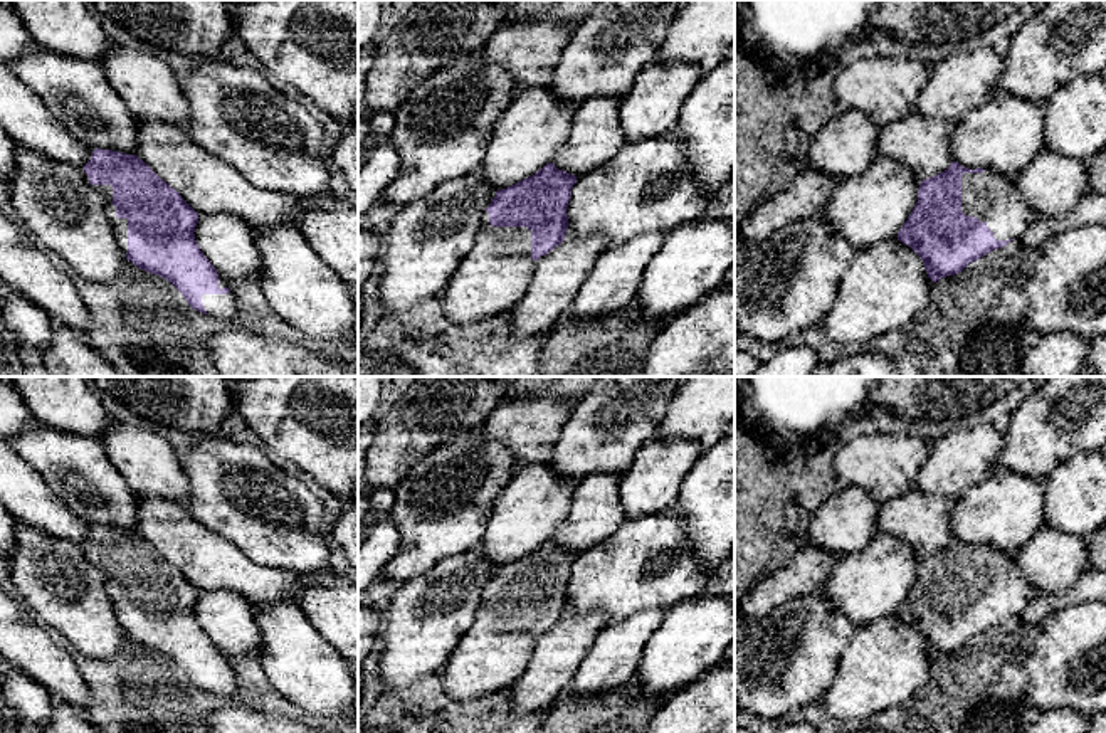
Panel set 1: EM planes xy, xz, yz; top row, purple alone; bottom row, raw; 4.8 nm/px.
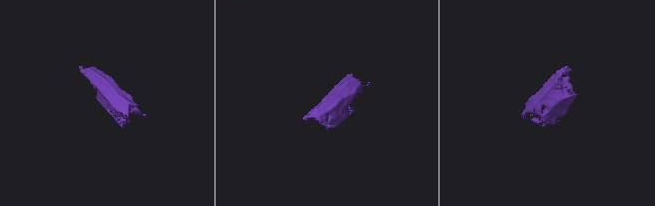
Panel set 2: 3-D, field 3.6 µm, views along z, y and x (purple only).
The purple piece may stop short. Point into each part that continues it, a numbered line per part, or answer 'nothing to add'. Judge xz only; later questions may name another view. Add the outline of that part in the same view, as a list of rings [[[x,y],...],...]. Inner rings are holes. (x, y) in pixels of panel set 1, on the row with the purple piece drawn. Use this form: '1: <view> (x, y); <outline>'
1: xz (496, 273); [[[484,212],[479,232],[477,232],[477,235],[474,239],[474,244],[472,244],[471,250],[461,261],[461,264],[457,266],[454,274],[450,276],[450,279],[447,282],[447,287],[442,293],[447,318],[452,319],[456,324],[472,324],[472,323],[482,321],[484,318],[489,318],[489,316],[494,316],[494,314],[499,314],[499,313],[513,309],[518,304],[518,301],[526,294],[526,291],[528,291],[528,287],[531,284],[531,279],[533,279],[535,267],[543,257],[545,256],[541,256],[538,261],[531,259],[531,230],[528,227],[492,227],[489,224],[489,214]]]

